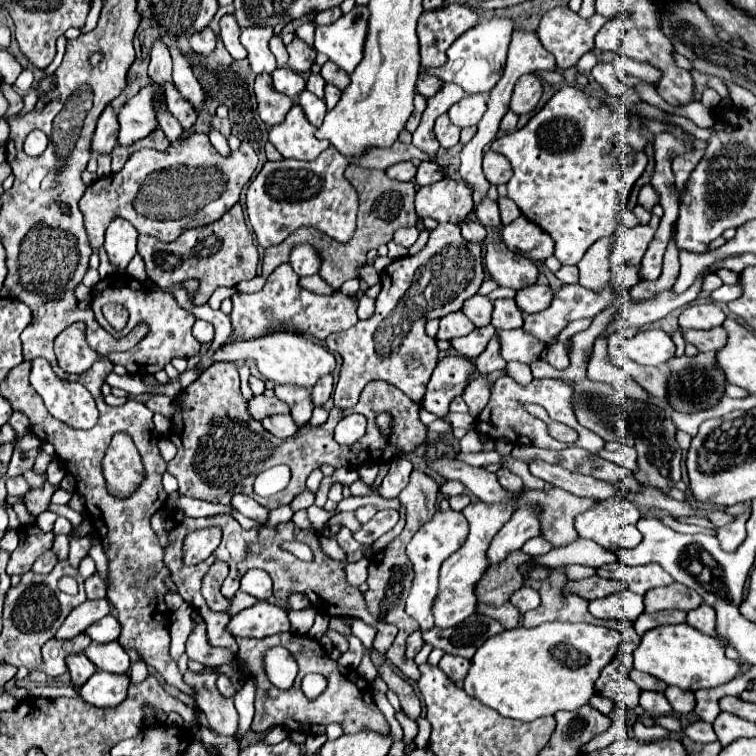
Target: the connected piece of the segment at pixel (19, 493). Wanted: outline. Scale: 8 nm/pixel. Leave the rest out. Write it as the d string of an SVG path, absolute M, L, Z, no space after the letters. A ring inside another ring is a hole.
M14 477L6 481L6 489L12 497L24 497L30 491L30 485L24 481L24 477Z

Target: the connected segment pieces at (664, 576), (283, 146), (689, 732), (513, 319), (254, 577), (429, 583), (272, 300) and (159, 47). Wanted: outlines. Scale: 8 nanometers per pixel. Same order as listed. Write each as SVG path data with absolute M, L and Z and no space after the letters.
M620 561L610 563L610 565L602 565L596 571L600 577L606 579L618 579L624 581L628 585L630 591L644 595L648 589L652 587L662 587L662 585L672 585L674 579L656 563L648 563L648 565L640 565L640 567L628 567Z
M294 105L288 111L284 123L270 129L268 139L284 159L314 161L324 149L330 147L328 141L318 141L314 133L316 127L308 123L300 105Z
M702 721L688 725L684 735L690 737L692 741L696 741L696 743L712 743L712 741L716 741L716 733L714 733L712 725L710 723L702 723Z
M496 299L492 325L500 329L518 329L522 325L522 311L516 307L514 299Z
M250 569L240 581L240 591L248 593L248 595L254 595L260 601L264 601L272 595L272 581L264 571Z
M444 505L436 517L432 517L432 521L428 521L426 525L422 525L416 535L412 537L412 541L408 543L406 547L406 553L414 565L414 583L412 583L412 589L410 589L410 595L406 599L406 613L418 621L420 625L420 631L428 631L432 629L434 625L434 619L432 619L432 613L430 613L430 607L432 607L432 601L438 593L438 569L442 565L442 561L454 553L456 549L460 549L460 545L466 541L468 537L468 521L462 513L458 511L452 511L448 505Z
M282 263L280 267L276 267L262 291L252 295L236 293L232 295L232 303L234 303L234 309L230 313L230 321L232 321L234 341L236 339L254 341L258 337L264 337L284 327L300 331L318 341L324 341L328 333L344 331L358 321L358 315L356 315L358 301L354 301L350 295L344 295L342 291L334 291L332 295L316 295L300 287L300 277L292 271L290 263Z
M156 41L152 47L152 59L148 67L148 75L154 83L172 83L172 57L162 41Z

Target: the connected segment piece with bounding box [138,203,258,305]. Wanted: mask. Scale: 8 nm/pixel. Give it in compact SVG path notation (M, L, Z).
M236 203L230 211L226 211L218 221L210 225L186 229L172 243L162 243L150 235L140 235L138 253L144 259L148 277L162 289L186 279L198 279L200 289L194 297L196 305L206 305L210 295L218 287L234 287L242 279L256 277L256 265L258 265L258 251L252 241L252 233L244 223L240 203Z

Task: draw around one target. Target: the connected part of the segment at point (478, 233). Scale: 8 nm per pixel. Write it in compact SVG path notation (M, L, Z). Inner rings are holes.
M474 219L464 221L460 227L462 227L462 237L464 237L466 241L482 243L482 241L486 239L486 229L484 229L484 225L480 225L480 223L474 221Z

